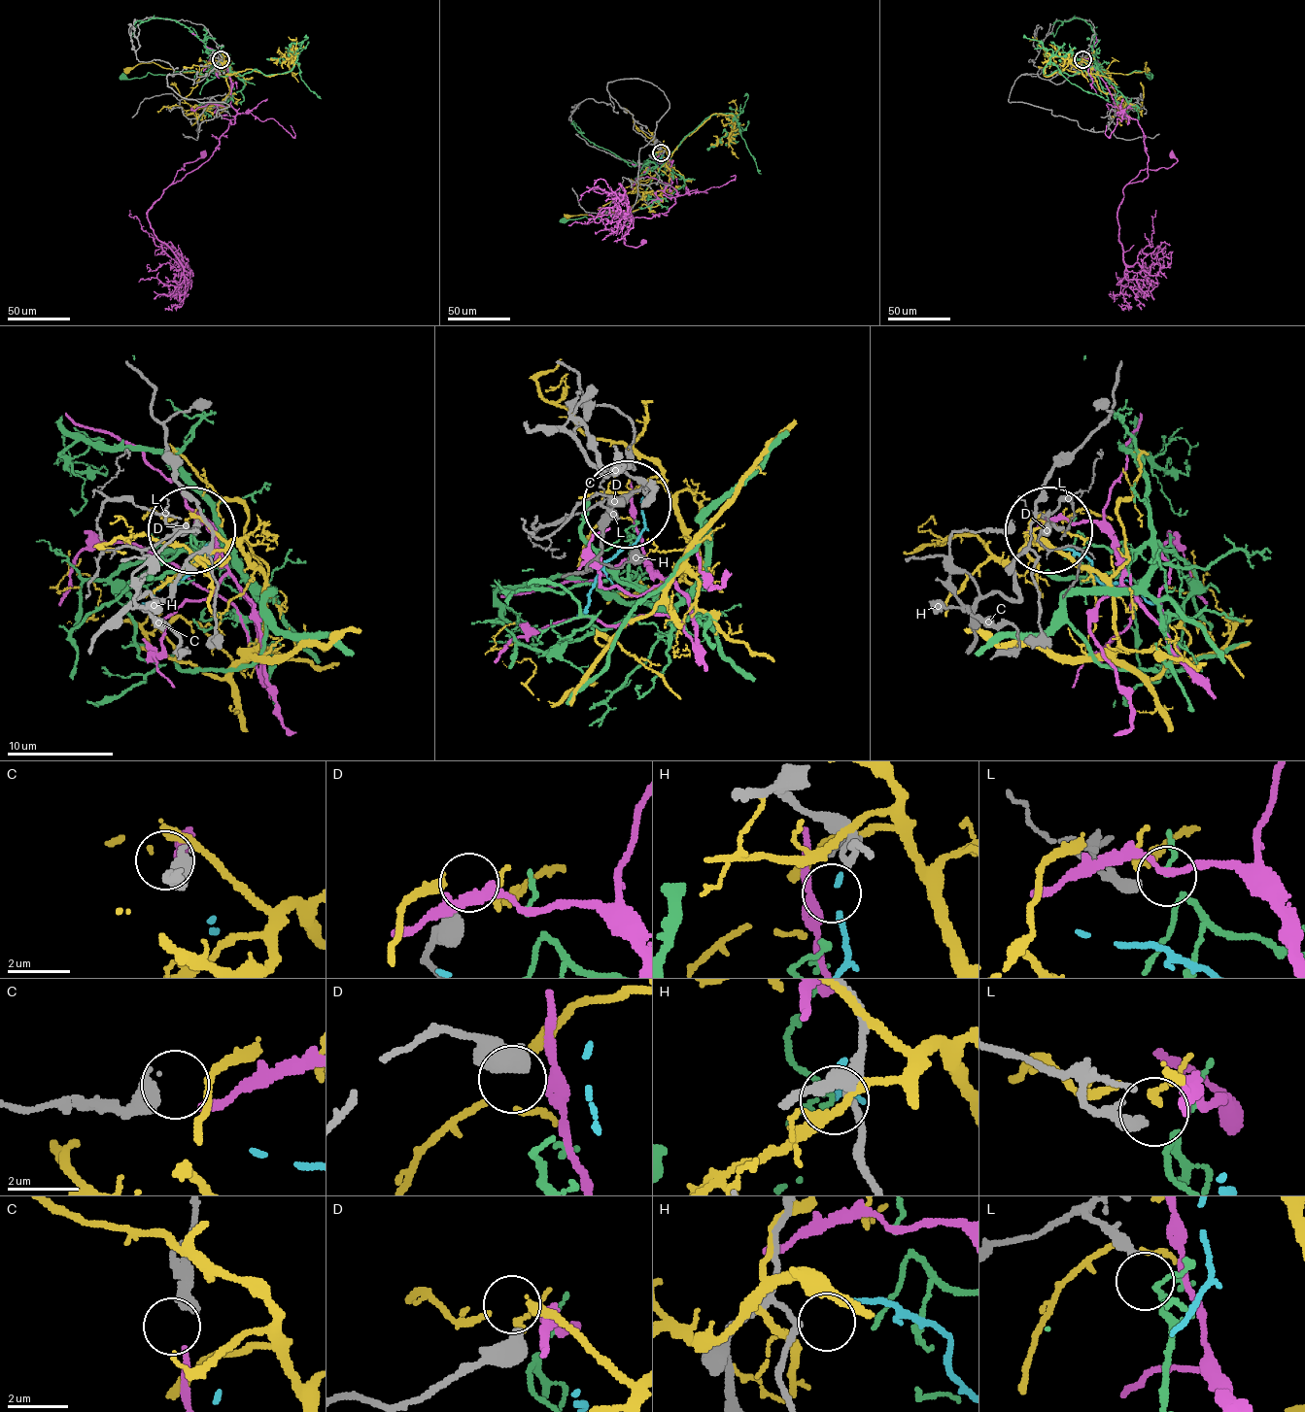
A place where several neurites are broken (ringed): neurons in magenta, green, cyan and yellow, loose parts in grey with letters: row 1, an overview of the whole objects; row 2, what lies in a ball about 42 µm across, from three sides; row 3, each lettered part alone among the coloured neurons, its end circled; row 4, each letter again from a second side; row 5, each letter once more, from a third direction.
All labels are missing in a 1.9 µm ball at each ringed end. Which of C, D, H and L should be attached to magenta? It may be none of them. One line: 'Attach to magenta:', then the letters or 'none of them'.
Attach to magenta: C

